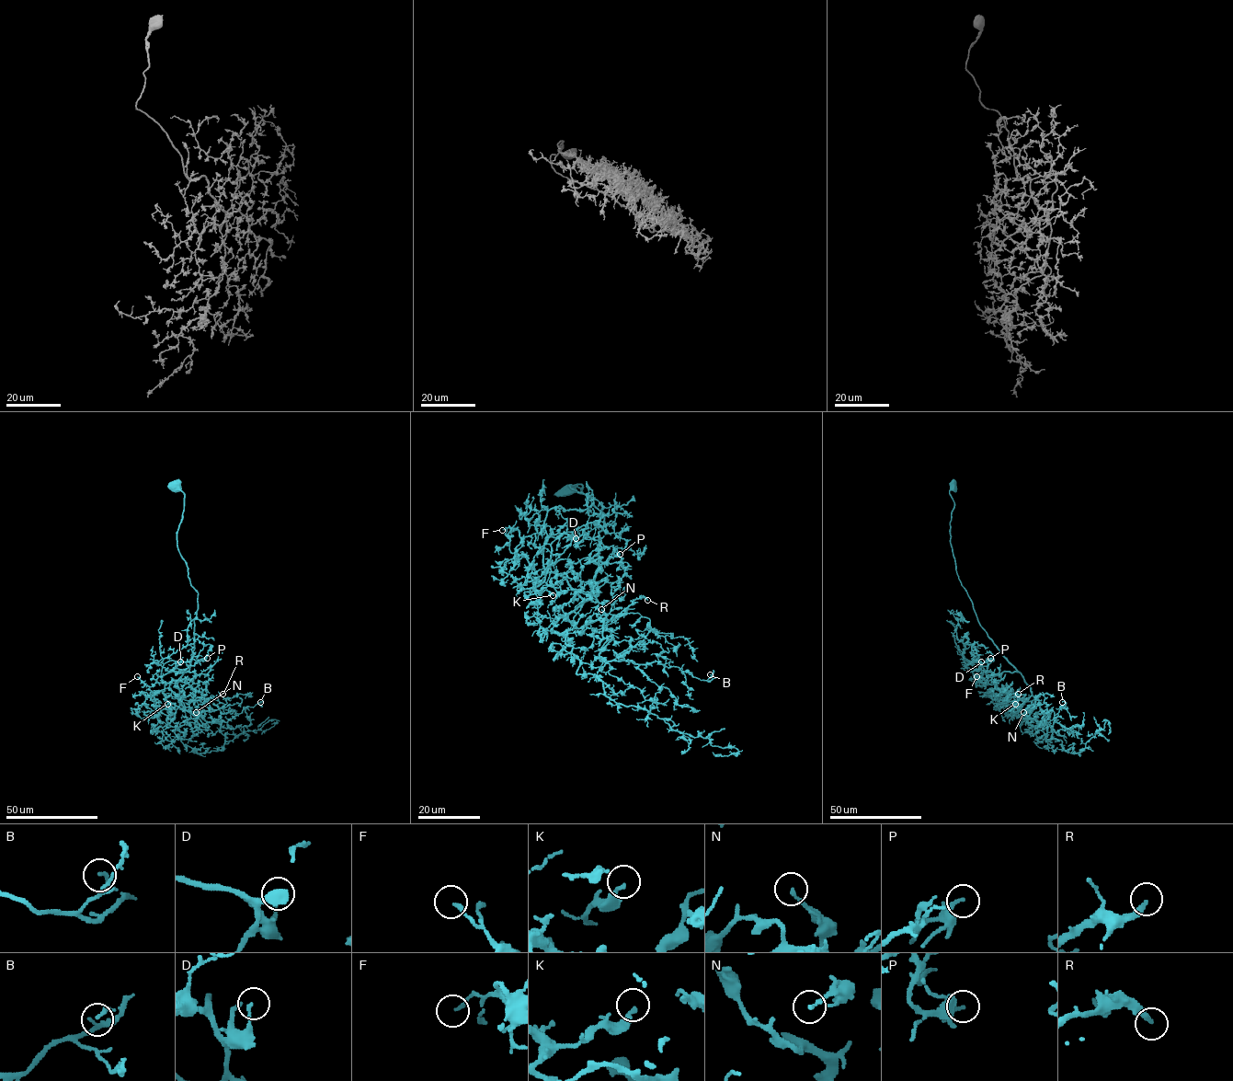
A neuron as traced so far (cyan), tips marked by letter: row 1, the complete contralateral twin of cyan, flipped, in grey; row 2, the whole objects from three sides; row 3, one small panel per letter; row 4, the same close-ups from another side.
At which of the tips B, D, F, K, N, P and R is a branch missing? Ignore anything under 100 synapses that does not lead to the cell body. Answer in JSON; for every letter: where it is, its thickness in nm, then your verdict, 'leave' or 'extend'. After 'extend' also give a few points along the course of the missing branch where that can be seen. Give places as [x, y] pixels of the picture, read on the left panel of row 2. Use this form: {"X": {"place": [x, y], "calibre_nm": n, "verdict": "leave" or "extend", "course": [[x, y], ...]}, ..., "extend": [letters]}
{"B": {"place": [260, 702], "calibre_nm": 140, "verdict": "leave"}, "D": {"place": [180, 661], "calibre_nm": 120, "verdict": "leave"}, "F": {"place": [137, 676], "calibre_nm": 140, "verdict": "leave"}, "K": {"place": [167, 704], "calibre_nm": 200, "verdict": "leave"}, "N": {"place": [196, 712], "calibre_nm": 150, "verdict": "leave"}, "P": {"place": [207, 658], "calibre_nm": 200, "verdict": "leave"}, "R": {"place": [222, 694], "calibre_nm": 240, "verdict": "extend", "course": [[222, 694], [229, 695], [243, 680], [257, 680], [274, 666], [279, 675], [275, 677], [275, 688]]}, "extend": ["R"]}

